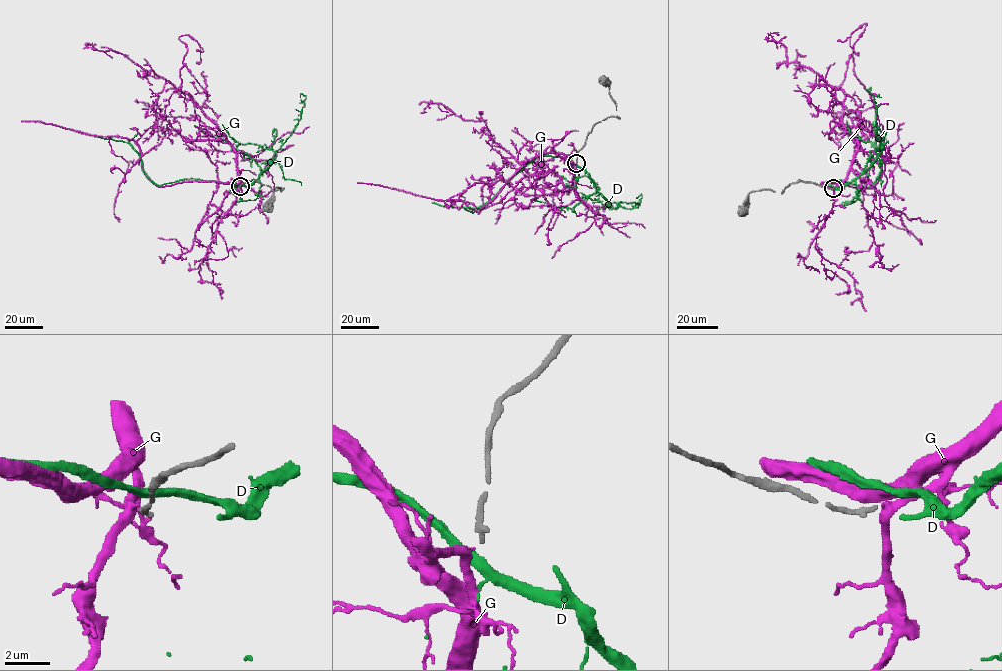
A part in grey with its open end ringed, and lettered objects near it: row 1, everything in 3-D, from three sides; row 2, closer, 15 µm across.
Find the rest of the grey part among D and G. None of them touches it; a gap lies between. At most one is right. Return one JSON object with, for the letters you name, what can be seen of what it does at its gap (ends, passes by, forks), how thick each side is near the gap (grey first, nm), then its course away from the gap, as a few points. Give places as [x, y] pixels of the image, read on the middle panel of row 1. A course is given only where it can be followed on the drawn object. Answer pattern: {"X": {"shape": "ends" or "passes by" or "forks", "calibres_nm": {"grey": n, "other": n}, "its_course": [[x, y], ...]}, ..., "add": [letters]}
{"G": {"shape": "passes by", "calibres_nm": {"grey": 280, "other": 340}, "its_course": [[576, 164], [561, 154], [535, 155], [472, 209], [499, 202], [519, 180], [516, 194], [536, 178], [532, 187]]}, "add": ["G"]}

